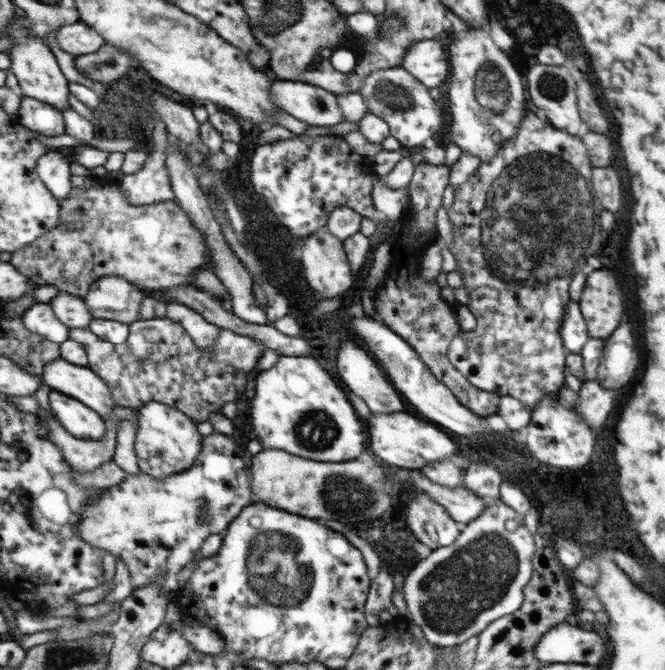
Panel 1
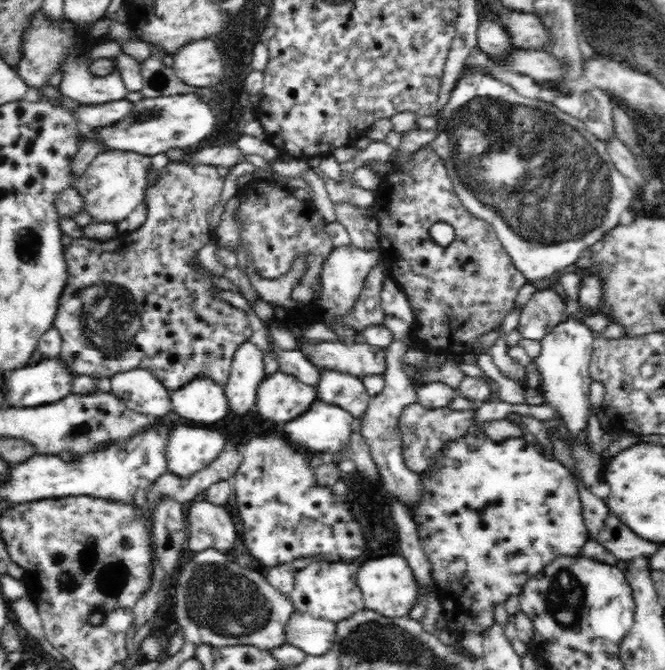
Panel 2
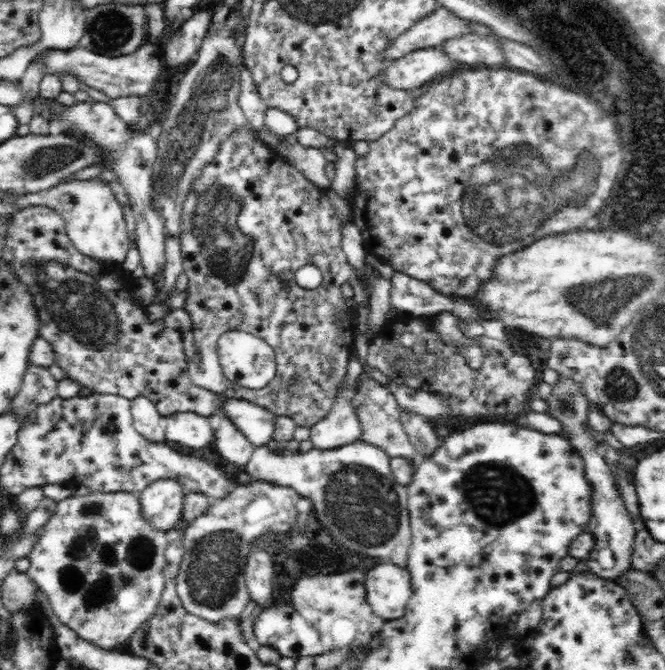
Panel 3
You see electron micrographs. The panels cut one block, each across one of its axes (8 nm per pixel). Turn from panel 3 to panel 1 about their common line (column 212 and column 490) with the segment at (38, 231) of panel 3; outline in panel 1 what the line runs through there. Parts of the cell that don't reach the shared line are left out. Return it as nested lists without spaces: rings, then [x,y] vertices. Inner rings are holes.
[[[428,163],[416,166],[409,185],[411,204],[404,211],[402,218],[407,225],[418,227],[421,234],[419,236],[398,234],[398,237],[394,237],[394,262],[387,272],[387,278],[376,291],[374,310],[388,329],[400,335],[417,352],[420,361],[450,389],[460,404],[482,417],[487,417],[499,411],[500,396],[476,388],[460,374],[458,369],[446,370],[446,348],[452,336],[460,332],[460,326],[456,322],[454,310],[440,298],[440,286],[436,279],[424,280],[421,275],[422,254],[432,245],[441,243],[436,230],[436,212],[442,205],[442,196],[449,184],[449,169],[445,165],[436,166]]]

